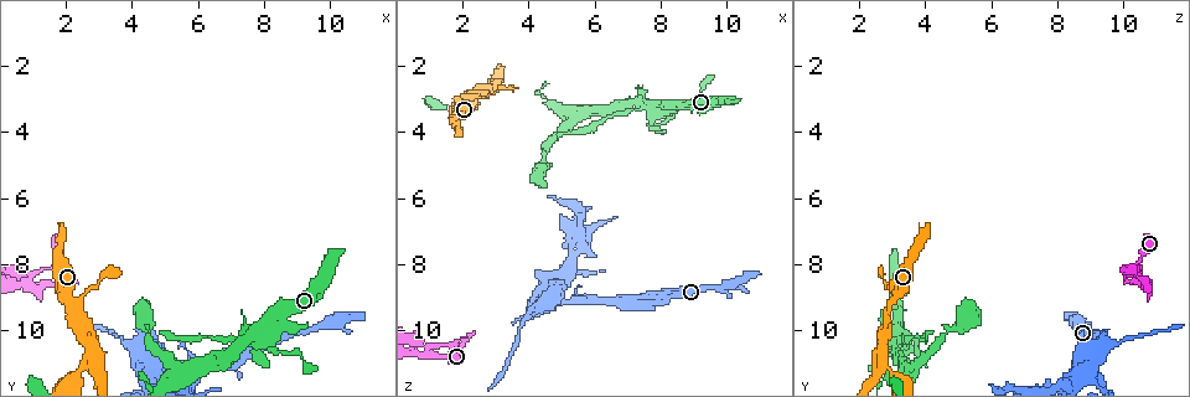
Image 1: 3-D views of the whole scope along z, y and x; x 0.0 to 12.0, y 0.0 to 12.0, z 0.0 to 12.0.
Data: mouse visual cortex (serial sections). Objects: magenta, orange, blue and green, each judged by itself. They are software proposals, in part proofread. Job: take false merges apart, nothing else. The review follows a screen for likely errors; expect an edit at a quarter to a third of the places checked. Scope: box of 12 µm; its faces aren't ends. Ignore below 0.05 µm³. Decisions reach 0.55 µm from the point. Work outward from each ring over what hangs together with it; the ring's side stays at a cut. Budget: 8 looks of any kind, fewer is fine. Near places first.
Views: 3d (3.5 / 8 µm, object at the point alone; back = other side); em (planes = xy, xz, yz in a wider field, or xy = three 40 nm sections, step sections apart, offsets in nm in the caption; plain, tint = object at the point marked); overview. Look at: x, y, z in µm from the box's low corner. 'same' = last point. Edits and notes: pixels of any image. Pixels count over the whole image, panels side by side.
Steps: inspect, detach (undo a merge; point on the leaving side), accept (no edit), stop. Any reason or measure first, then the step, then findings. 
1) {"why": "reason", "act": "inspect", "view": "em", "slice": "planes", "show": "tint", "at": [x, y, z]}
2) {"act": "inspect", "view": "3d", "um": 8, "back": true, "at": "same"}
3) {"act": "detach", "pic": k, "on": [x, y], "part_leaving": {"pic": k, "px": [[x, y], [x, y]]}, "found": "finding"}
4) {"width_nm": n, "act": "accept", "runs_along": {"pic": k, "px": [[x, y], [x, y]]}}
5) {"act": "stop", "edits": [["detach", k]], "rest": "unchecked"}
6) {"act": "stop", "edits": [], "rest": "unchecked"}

{"why": "thick turns thin", "act": "inspect", "view": "3d", "um": 3.5, "at": [4.6, 11.3, 8.8]}

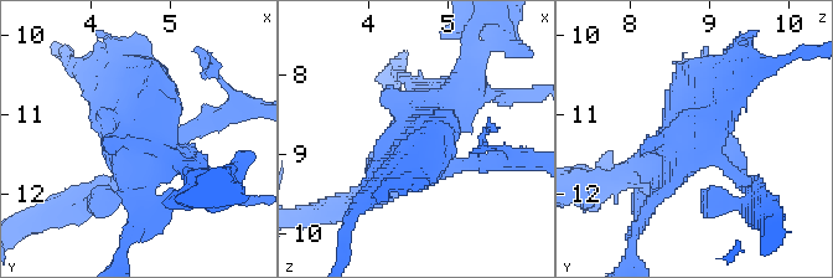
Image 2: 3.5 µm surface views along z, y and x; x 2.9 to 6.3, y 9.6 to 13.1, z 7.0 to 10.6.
{"why": "now the EM", "act": "inspect", "view": "em", "slice": "xy", "step": 5, "show": "tint", "at": [4.45, 11.35, 8.75]}

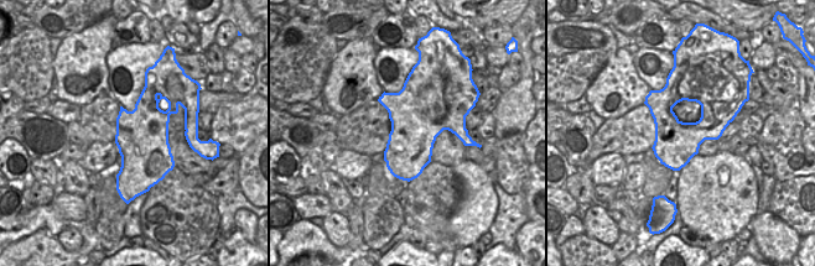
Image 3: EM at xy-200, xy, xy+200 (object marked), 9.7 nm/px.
{"act": "detach", "pic": 2, "on": [112, 132], "part_leaving": {"pic": 2, "px": [[114, 161], [149, 143], [182, 165]]}, "found": "two cells meet here"}

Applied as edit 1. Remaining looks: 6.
{"why": "redraw", "act": "inspect", "view": "overview"}

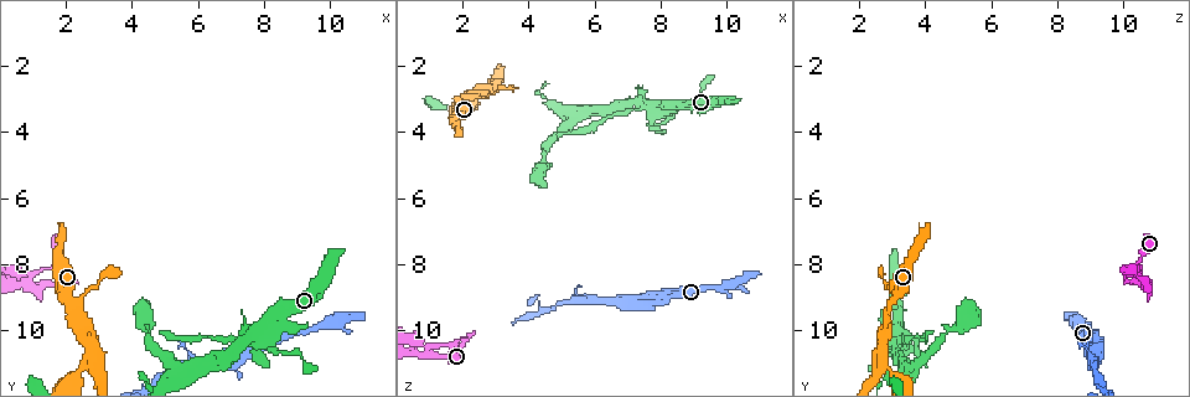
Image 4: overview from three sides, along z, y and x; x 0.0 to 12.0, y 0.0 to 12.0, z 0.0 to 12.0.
{"why": "side arm on a straight run", "act": "inspect", "view": "3d", "um": 3.5, "at": [2.8, 10.8, 2.6]}

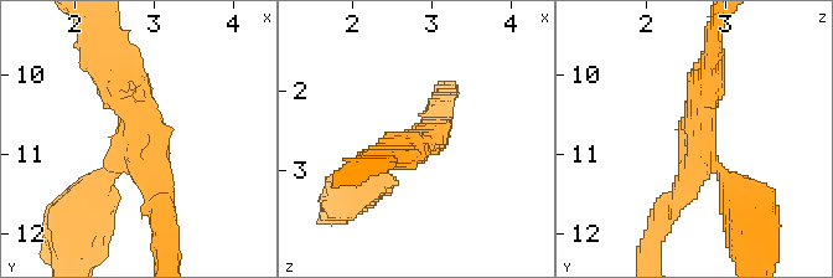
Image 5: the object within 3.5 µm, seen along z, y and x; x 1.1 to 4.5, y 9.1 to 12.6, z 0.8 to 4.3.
{"act": "accept", "runs_along": {"pic": 5, "px": [[712, 68], [698, 144], [740, 197]]}, "found": "one cell here"}

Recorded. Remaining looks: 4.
{"why": "four arms meet", "act": "inspect", "view": "3d", "um": 3.5, "at": [1.1, 8.3, 10.6]}

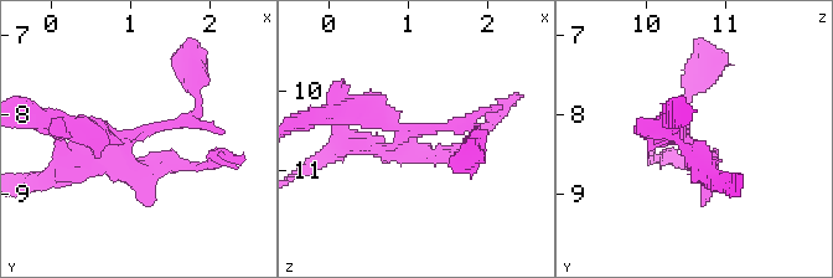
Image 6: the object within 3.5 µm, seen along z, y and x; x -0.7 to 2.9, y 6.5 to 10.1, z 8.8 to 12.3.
{"arms": 4, "arm_widths_nm": [150, 250, 250, 300], "why": "shape alone is not enough", "act": "inspect", "view": "em", "slice": "xy", "step": 3, "show": "tint", "at": [0.95, 8.30, 10.55]}

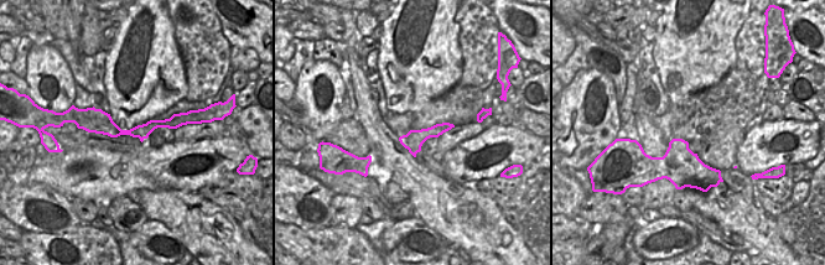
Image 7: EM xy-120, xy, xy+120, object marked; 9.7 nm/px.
{"width_nm": 190, "act": "accept", "runs_along": {"pic": 6, "px": [[475, 130], [410, 128], [396, 149], [346, 143]]}, "found": "continuous, no second cell"}

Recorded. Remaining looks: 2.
{"act": "stop", "edits": [["detach", 2]], "rest": "unchecked"}

